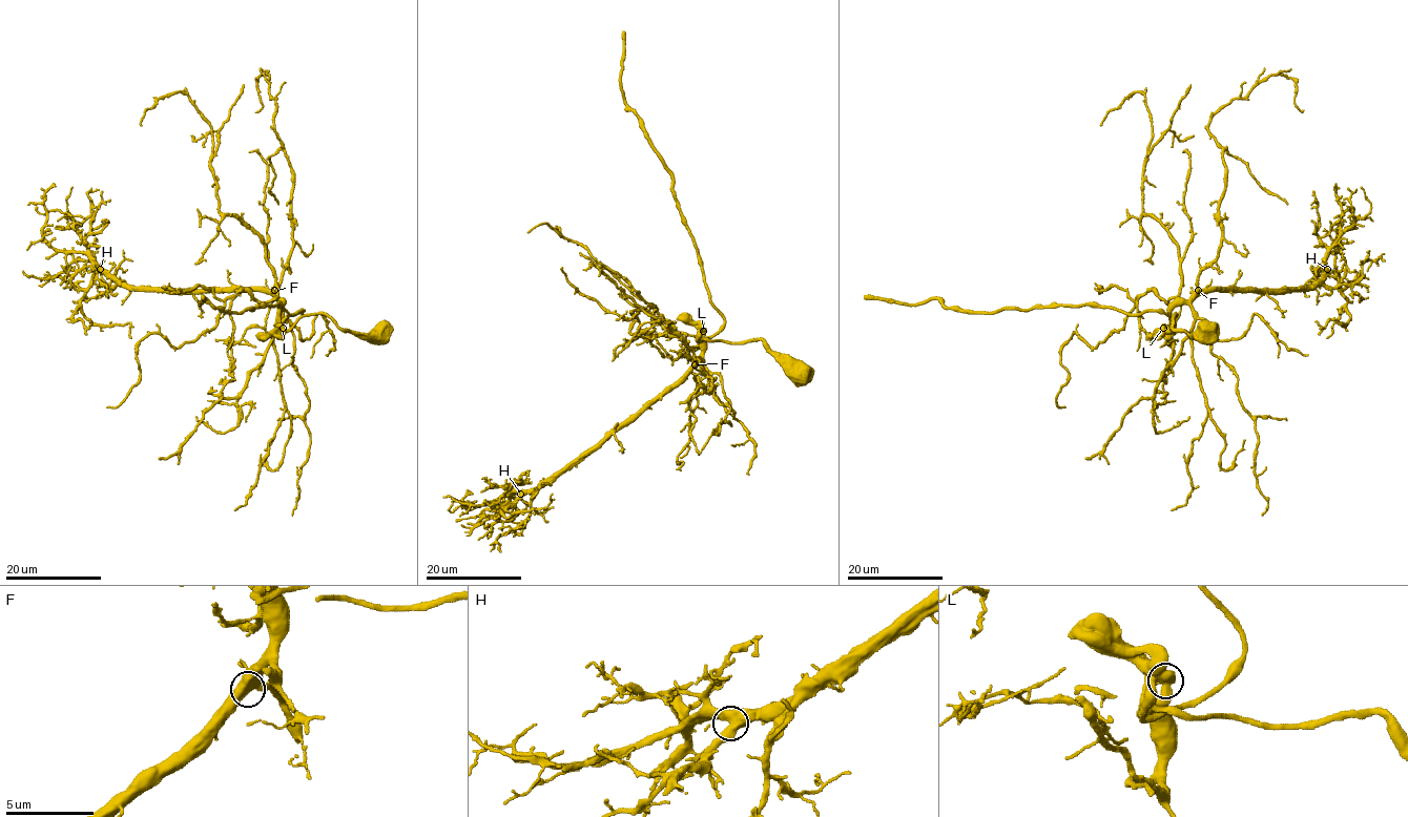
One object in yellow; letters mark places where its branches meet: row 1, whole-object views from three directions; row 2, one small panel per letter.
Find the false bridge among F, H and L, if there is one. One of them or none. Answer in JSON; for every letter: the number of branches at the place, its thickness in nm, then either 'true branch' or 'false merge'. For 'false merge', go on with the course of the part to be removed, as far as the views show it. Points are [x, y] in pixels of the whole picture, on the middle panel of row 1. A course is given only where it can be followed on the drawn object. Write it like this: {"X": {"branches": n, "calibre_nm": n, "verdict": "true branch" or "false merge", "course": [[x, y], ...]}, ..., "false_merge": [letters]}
{"F": {"branches": 3, "calibre_nm": 500, "verdict": "true branch"}, "H": {"branches": 3, "calibre_nm": 550, "verdict": "true branch"}, "L": {"branches": 2, "calibre_nm": 550, "verdict": "true branch"}, "false_merge": []}

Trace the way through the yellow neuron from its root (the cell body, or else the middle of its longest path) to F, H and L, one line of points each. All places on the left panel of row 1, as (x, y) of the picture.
F: (378, 339), (344, 331), (318, 313), (304, 314), (290, 329), (282, 330), (281, 298), (274, 290)
H: (378, 339), (344, 331), (318, 313), (304, 314), (282, 330), (281, 304), (260, 290), (132, 290), (100, 269)
L: (378, 339), (360, 338), (351, 331), (344, 331), (327, 315), (318, 313), (304, 314), (290, 329), (283, 328)

